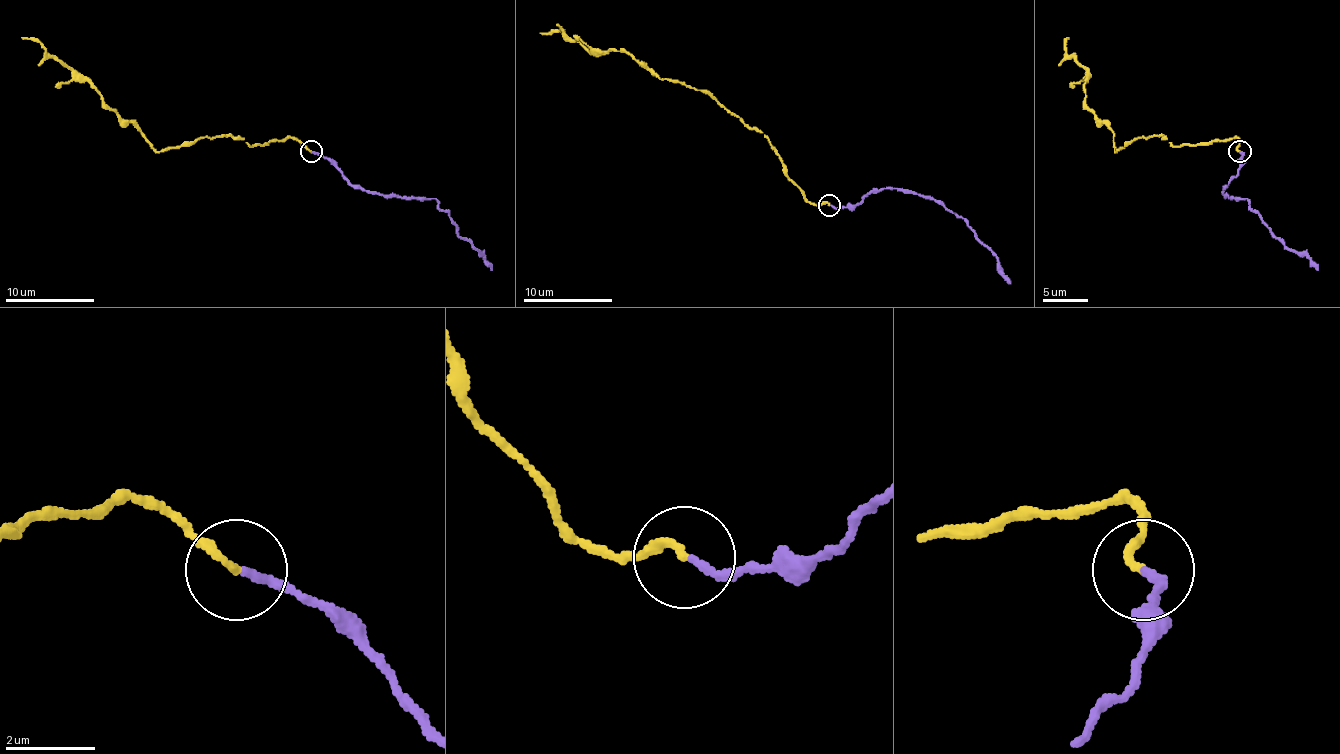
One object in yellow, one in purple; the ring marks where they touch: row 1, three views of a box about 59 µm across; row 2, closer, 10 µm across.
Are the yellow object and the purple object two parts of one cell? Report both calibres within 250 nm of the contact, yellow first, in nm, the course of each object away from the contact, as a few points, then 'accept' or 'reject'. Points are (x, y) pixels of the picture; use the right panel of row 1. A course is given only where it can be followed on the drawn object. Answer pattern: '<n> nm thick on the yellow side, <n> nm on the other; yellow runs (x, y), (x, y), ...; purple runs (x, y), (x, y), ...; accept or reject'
180 nm thick on the yellow side, 170 nm on the other; yellow runs (1239, 152), (1237, 138), (1163, 136), (1116, 152), (1067, 38); purple runs (1239, 152), (1241, 167), (1223, 190), (1230, 197), (1246, 199), (1270, 232), (1288, 248), (1301, 252), (1317, 270); accept

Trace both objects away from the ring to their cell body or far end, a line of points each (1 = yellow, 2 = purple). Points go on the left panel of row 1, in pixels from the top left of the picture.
1: (311, 152), (291, 138), (251, 145), (235, 136), (200, 136), (188, 145), (157, 152), (36, 40), (21, 38)
2: (311, 152), (322, 154), (354, 185), (365, 190), (434, 199), (450, 214), (457, 232), (492, 270)

